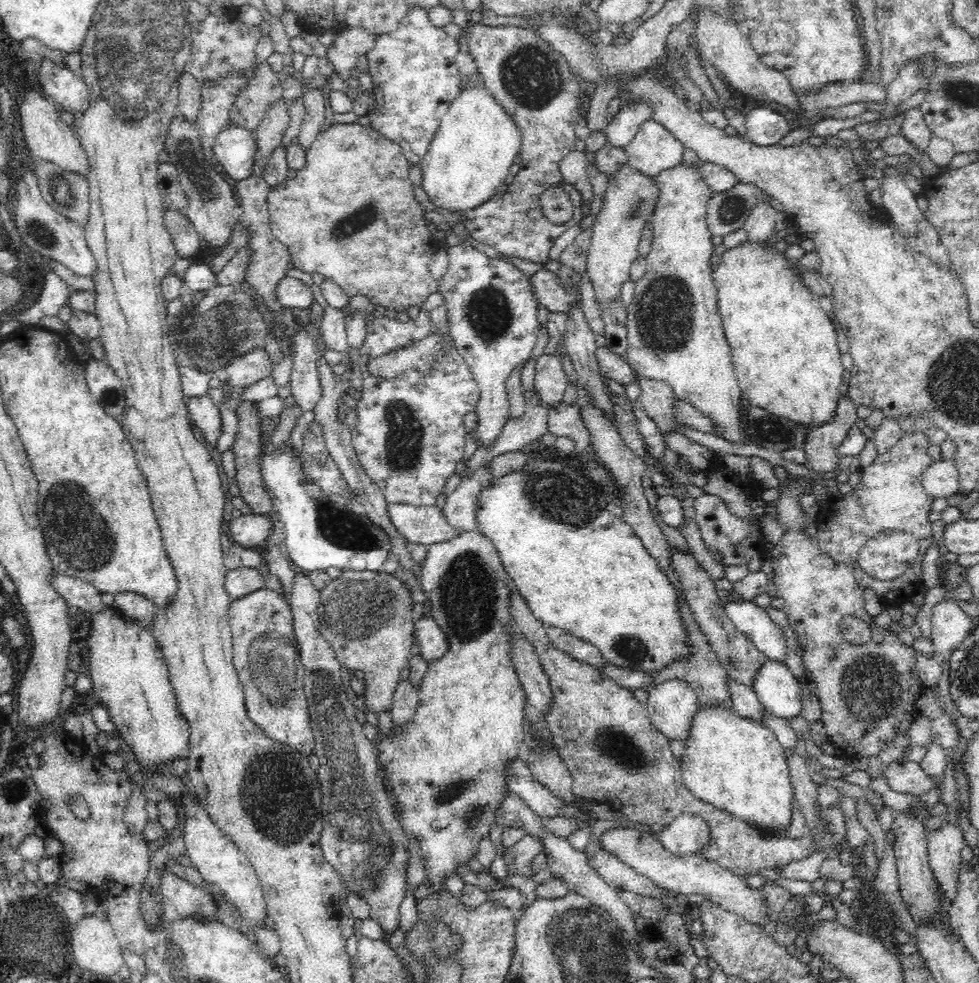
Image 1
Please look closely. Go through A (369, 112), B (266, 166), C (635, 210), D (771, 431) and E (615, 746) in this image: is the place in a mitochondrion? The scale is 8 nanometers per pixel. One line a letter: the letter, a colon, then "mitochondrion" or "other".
A: other
B: other
C: mitochondrion
D: mitochondrion
E: mitochondrion

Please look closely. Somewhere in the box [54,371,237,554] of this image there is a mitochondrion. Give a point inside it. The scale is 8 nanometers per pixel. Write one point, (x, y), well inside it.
(112, 398)

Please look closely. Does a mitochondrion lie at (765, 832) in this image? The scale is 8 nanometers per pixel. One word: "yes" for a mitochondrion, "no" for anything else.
no

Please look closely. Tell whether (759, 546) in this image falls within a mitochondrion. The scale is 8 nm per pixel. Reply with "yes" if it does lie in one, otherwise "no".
no

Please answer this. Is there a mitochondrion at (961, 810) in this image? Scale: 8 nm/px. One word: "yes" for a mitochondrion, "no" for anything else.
no

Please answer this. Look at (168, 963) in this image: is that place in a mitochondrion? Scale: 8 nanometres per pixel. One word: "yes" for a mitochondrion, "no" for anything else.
no

